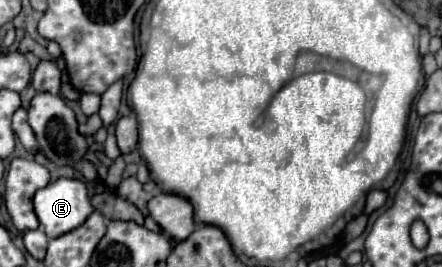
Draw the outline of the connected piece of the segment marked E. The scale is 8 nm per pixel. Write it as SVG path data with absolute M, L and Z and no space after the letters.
M60 178L50 182L44 190L38 190L34 210L48 238L58 238L82 226L88 214L94 212L84 182L74 178Z

